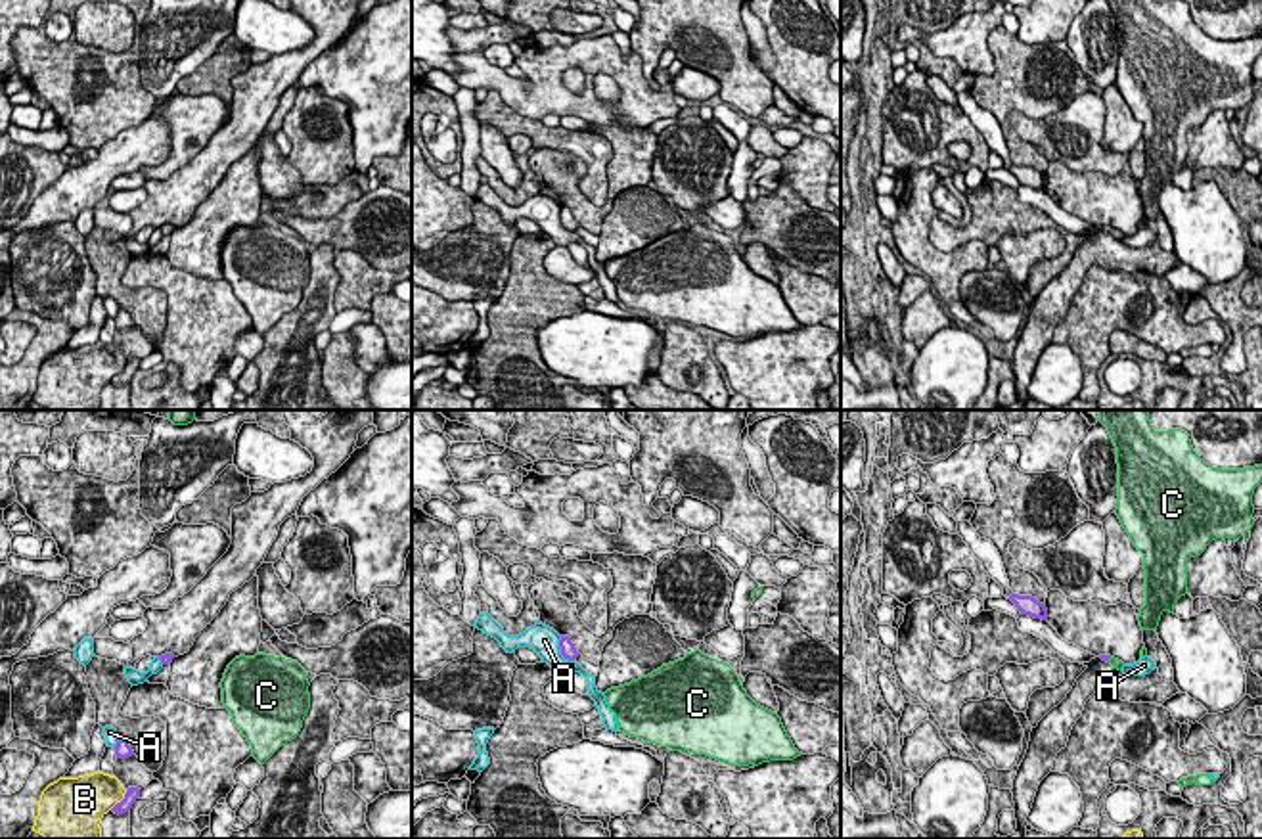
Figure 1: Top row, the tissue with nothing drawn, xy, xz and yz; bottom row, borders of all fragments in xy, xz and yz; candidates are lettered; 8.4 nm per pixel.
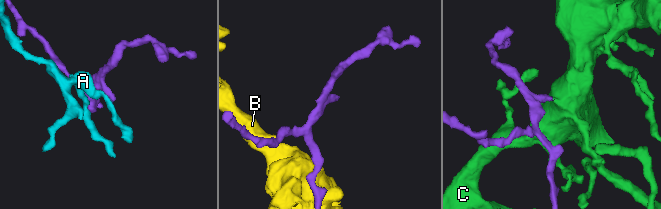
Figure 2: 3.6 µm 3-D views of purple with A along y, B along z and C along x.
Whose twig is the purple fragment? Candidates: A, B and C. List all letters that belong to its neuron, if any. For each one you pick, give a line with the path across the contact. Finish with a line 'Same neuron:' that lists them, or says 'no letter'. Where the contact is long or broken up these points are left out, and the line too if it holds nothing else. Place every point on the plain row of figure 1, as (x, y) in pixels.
C: way yz (1105, 228), (1107, 230), (1113, 232)
Same neuron: C

